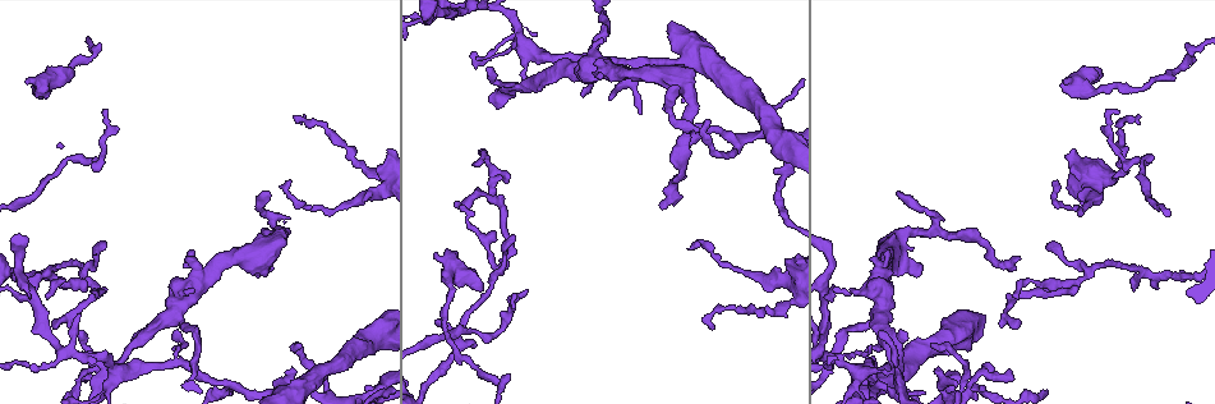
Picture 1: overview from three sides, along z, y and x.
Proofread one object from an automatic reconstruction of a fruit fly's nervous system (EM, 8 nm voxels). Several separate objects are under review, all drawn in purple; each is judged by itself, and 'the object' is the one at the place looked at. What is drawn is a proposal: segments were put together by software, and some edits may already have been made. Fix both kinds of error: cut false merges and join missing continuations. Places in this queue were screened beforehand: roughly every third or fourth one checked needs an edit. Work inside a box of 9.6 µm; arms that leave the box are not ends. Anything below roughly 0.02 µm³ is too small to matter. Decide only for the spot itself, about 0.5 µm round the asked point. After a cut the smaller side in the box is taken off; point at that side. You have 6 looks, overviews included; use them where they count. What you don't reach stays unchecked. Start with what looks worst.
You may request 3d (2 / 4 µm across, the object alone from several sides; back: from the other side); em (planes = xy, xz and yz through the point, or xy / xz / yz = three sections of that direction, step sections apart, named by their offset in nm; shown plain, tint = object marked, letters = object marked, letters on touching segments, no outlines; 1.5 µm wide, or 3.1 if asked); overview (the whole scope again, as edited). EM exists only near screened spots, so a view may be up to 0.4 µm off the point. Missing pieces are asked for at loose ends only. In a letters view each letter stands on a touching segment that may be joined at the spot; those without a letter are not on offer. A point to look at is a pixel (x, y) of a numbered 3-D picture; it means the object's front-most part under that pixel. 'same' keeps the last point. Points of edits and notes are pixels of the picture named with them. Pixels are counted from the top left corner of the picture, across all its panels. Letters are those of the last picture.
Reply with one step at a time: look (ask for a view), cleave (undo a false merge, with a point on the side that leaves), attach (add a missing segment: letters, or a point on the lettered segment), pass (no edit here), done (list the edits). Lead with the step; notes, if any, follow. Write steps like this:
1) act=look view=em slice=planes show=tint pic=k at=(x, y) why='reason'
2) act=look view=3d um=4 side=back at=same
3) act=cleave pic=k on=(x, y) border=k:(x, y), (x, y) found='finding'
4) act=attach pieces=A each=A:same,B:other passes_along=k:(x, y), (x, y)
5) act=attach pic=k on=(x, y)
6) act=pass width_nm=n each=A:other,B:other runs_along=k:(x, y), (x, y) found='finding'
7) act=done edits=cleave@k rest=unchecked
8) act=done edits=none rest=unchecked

act=look view=em slice=planes show=letters pic=1 at=(887, 249) why='an open end'

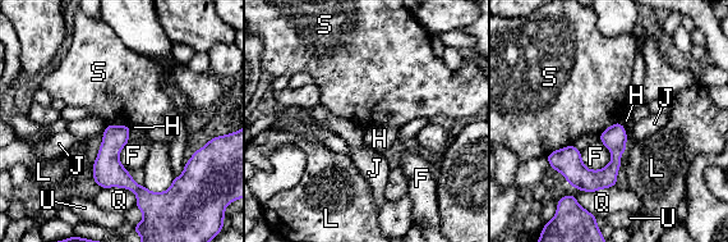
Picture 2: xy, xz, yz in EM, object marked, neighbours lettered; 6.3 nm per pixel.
act=pass each=F:other,H:other,J:other,L:other,Q:other,S:other,U:other runs_along=2:(622, 132), (603, 176), (552, 161) found='no lettered segment goes on from it'

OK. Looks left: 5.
act=look view=em slice=xz step=8 show=letters pic=1 at=(72, 69) why='stops while still wide'

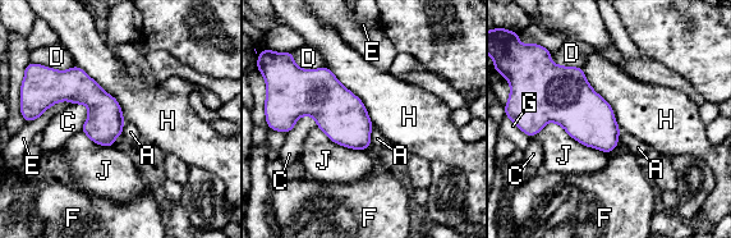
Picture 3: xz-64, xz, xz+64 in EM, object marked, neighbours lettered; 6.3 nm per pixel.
act=look view=em slice=xy step=4 show=letters at=same

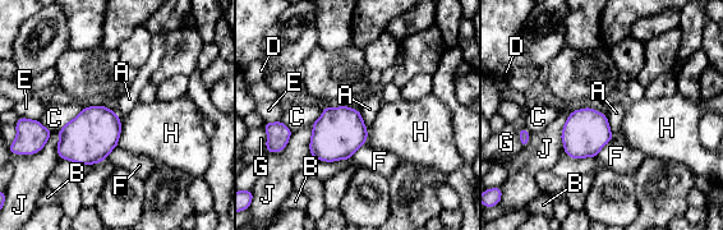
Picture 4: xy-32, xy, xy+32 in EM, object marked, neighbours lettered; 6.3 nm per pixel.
act=pass longest_contact=J:280nm each=A:other,B:other,C:other,D:other,E:other,F:other,G:other,H:other,J:other border=4:(84, 107), (58, 130) found='no lettered segment goes on from it'

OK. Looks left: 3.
act=look view=3d um=2 pic=1 at=(502, 378) why='sharp bend'

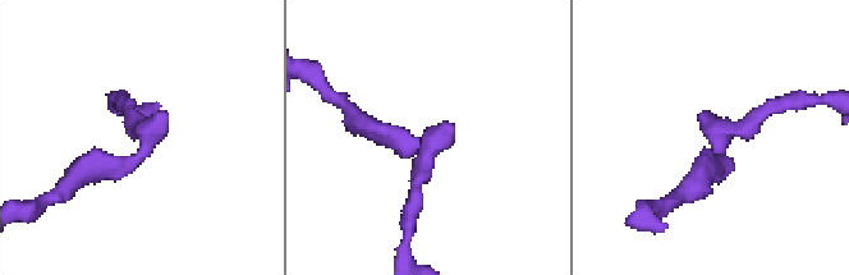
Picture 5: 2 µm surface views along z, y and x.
act=look view=em slice=planes show=tint pic=5 at=(436, 143) why='need the tissue'

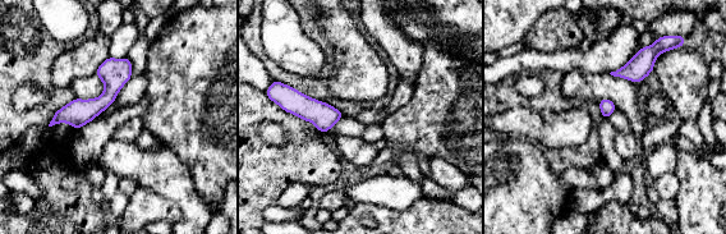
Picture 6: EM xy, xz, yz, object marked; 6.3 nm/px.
act=look view=em slice=planes show=letters at=same why='what lies round it'

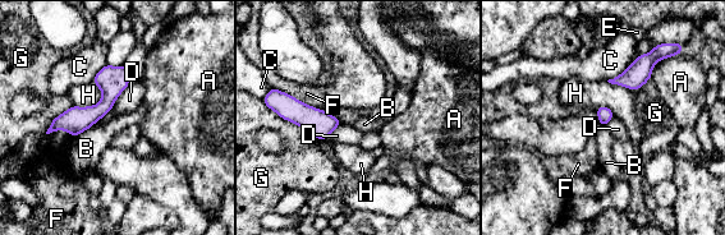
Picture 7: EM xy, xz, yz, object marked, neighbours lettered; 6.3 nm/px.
act=pass width_nm=50 each=A:other,B:other,C:other,D:other,E:other,F:other,G:other,H:other border=7:(129, 84), (106, 113) found='all the same neuron'

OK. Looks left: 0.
act=done edits=none rest=unchecked

